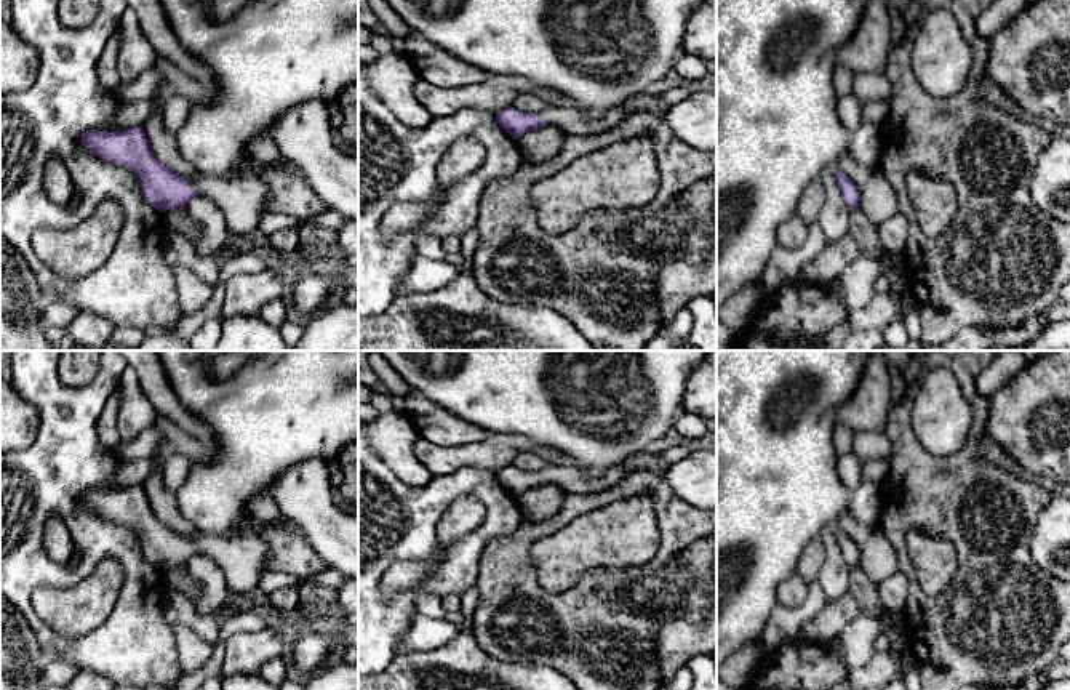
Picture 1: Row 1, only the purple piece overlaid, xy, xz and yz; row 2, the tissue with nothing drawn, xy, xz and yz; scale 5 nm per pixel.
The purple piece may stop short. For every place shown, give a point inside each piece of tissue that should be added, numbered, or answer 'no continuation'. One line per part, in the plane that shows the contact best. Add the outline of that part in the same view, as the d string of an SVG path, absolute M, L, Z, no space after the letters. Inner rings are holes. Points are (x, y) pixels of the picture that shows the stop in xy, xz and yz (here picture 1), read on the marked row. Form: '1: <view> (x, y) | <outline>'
1: xy (242, 197) | M245 162L230 178L198 173L186 181L197 191L197 195L206 195L222 210L232 235L259 231L269 189L251 162Z

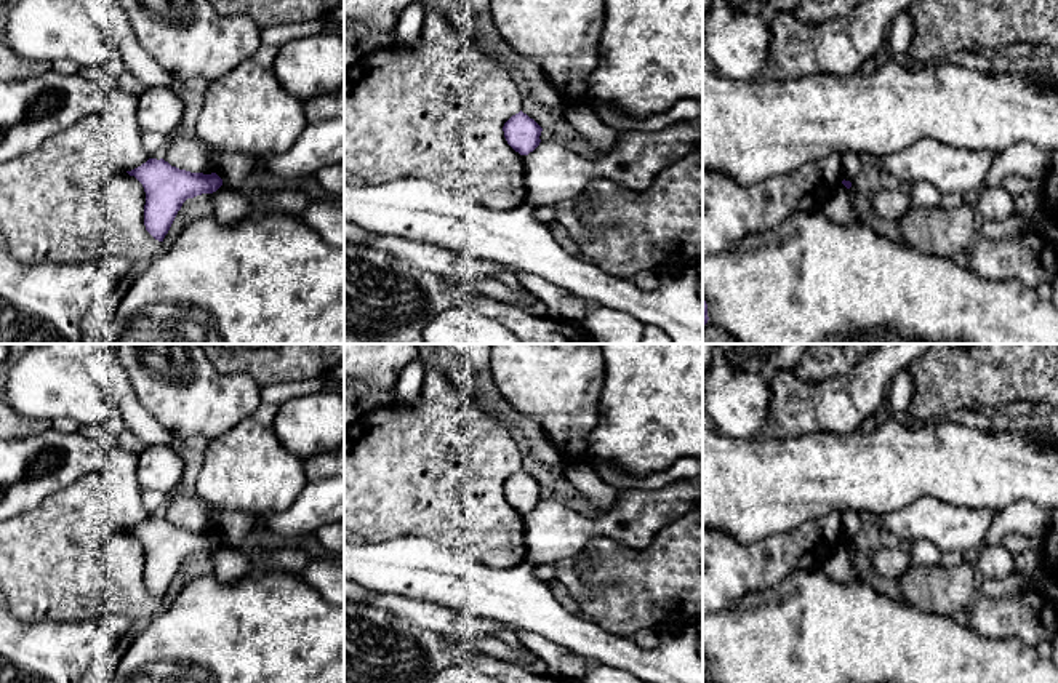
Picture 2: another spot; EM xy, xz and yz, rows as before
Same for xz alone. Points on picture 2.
no continuation

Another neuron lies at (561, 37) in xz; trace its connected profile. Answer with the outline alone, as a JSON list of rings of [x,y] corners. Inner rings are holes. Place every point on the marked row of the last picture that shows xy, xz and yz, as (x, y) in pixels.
[[[490,0],[499,34],[533,61],[565,107],[587,102],[586,77],[597,67],[603,0]]]

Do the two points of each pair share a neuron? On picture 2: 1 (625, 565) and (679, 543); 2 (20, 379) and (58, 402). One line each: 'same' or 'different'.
1: same
2: same

